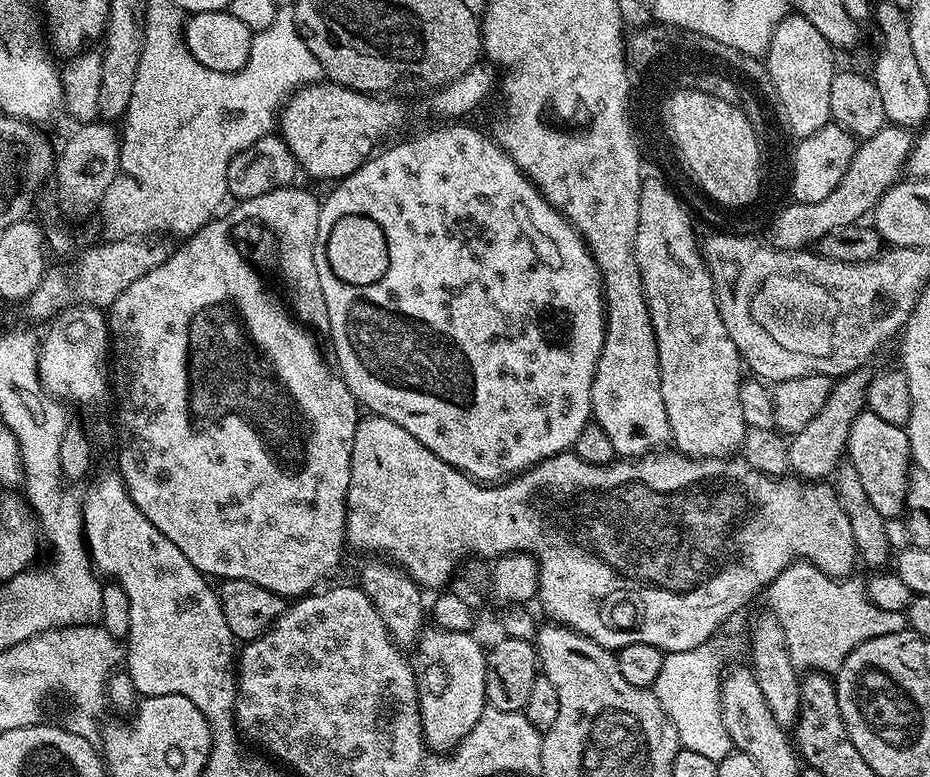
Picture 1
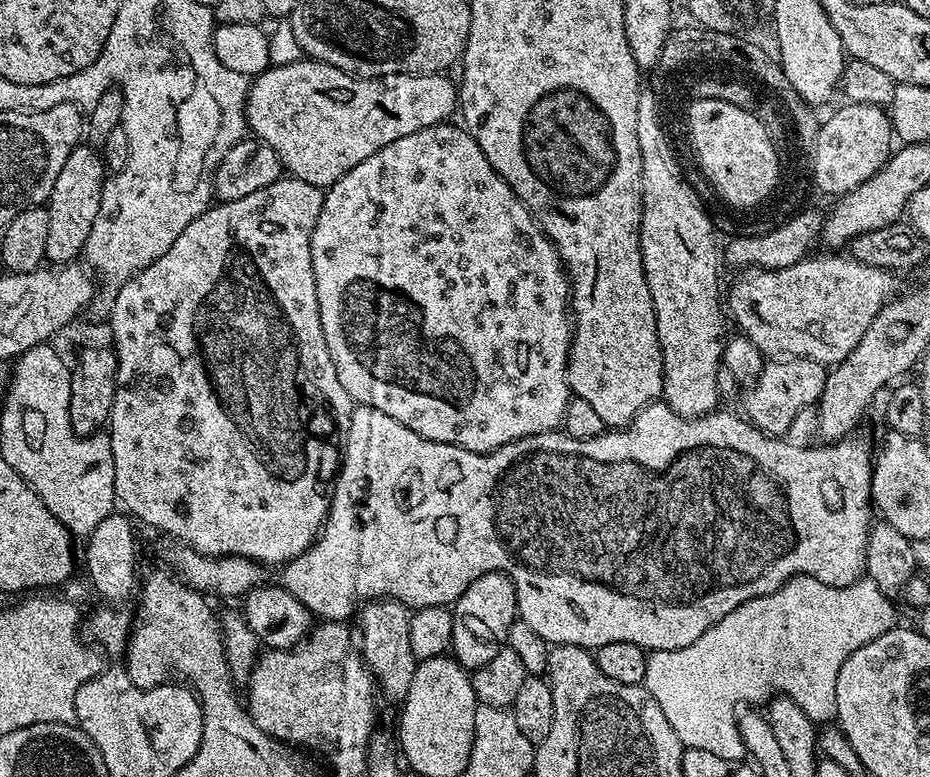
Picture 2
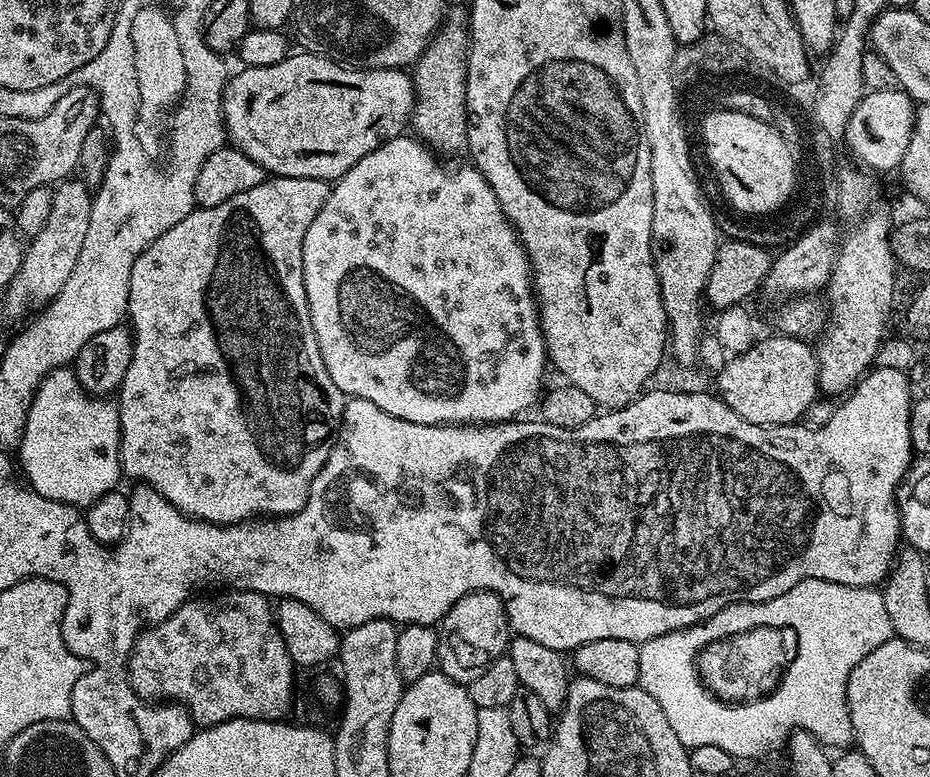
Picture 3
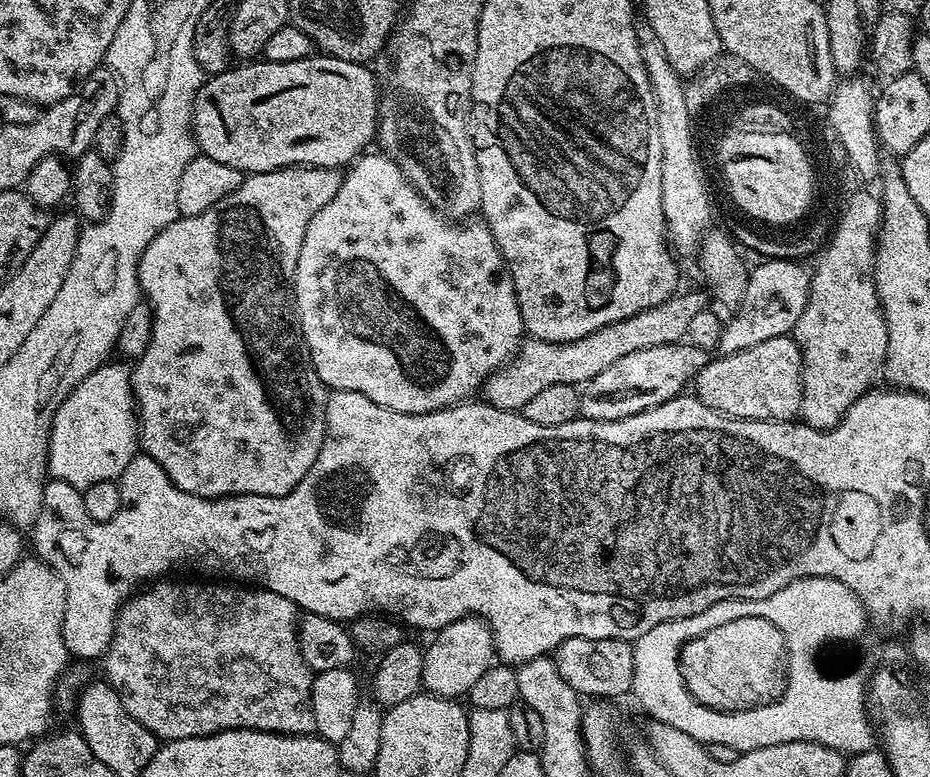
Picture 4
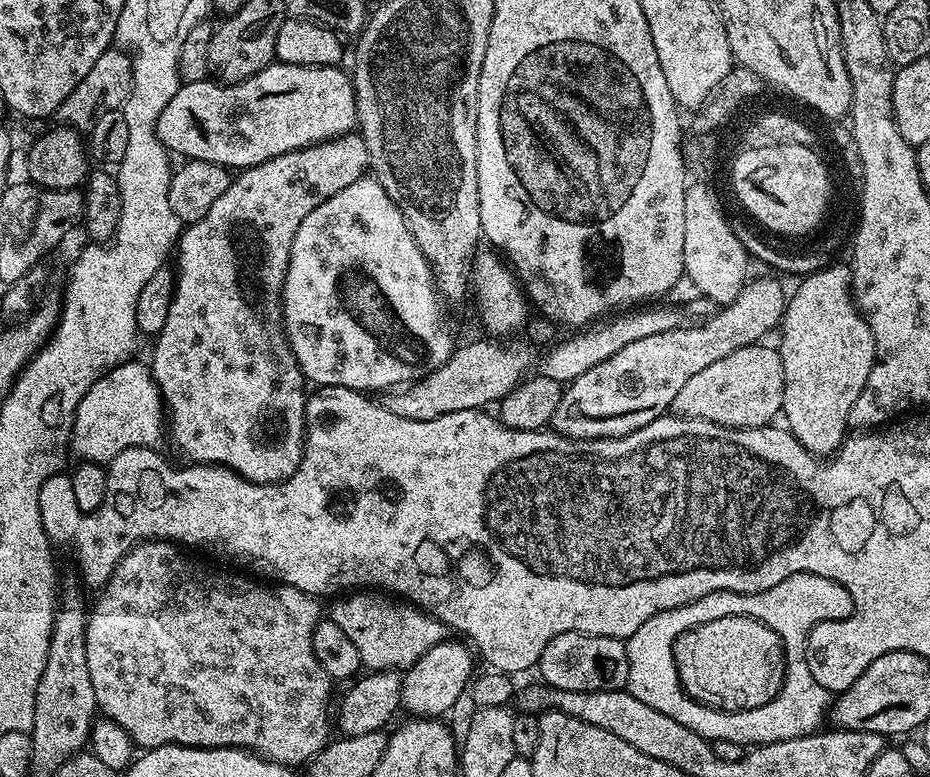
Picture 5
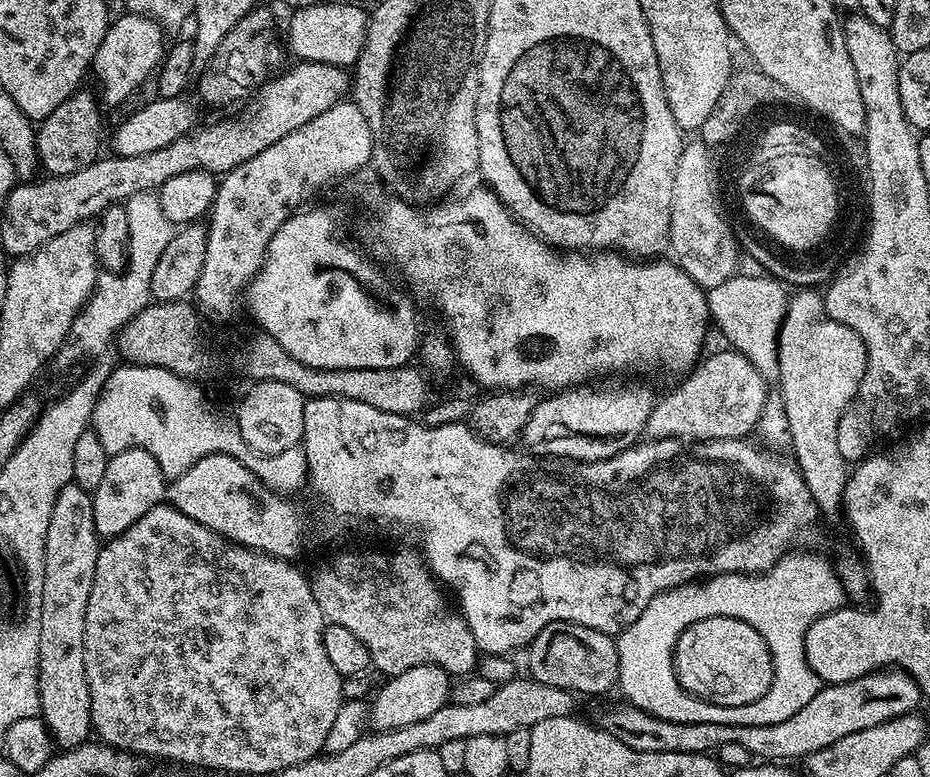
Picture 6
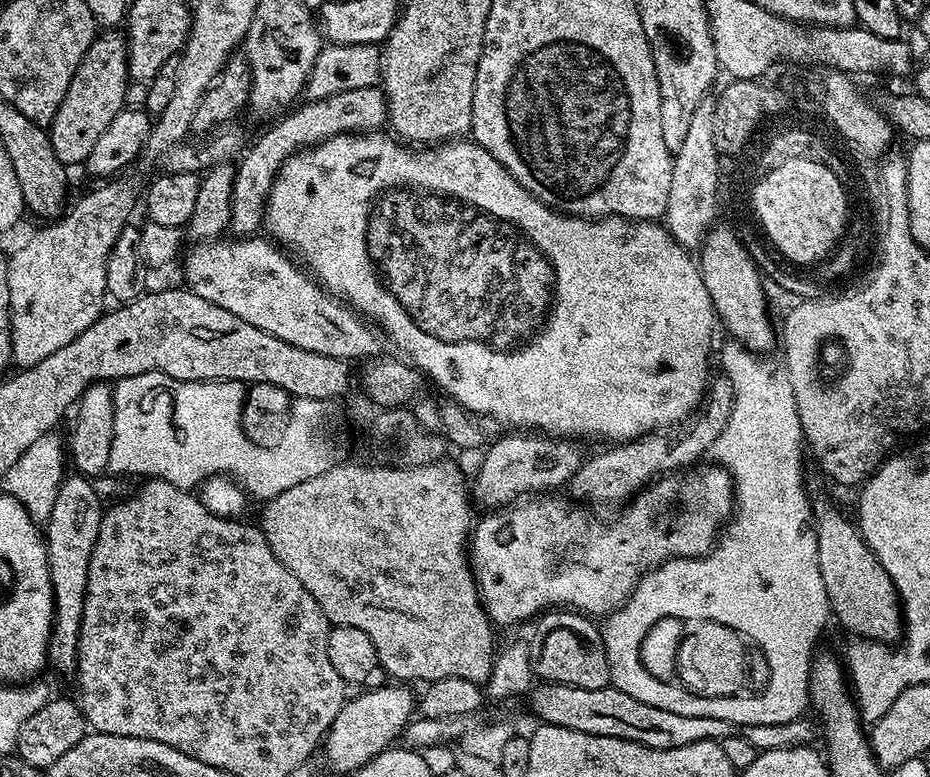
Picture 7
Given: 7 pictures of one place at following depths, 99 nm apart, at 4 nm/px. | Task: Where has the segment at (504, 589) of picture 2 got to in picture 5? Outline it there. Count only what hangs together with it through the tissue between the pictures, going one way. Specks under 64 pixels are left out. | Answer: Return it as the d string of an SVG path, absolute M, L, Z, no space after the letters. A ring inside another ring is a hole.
M449 638L443 640L442 643L436 644L430 650L426 650L426 654L422 654L422 658L418 658L418 662L414 662L403 673L400 682L400 702L405 709L409 708L411 715L416 718L444 718L444 715L455 706L460 700L460 695L465 695L466 689L469 687L470 681L473 679L472 672L472 656L474 660L474 652L467 643L461 642L459 639Z

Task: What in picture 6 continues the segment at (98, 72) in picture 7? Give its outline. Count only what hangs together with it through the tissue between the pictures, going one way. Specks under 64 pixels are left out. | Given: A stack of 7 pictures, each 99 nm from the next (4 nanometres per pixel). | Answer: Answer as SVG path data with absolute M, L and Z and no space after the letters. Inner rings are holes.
M78 90L54 114L39 121L36 128L36 149L40 167L48 176L65 176L82 170L82 166L97 159L100 148L100 108L102 104L95 95Z

